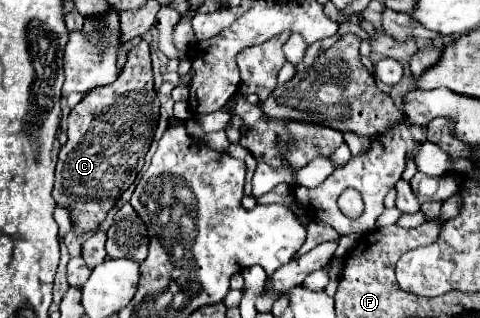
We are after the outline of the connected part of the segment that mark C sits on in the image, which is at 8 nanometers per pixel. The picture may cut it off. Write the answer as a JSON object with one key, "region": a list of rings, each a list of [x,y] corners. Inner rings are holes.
{"region":[[[141,40],[137,46],[133,46],[127,52],[127,64],[119,74],[119,78],[107,86],[101,86],[99,90],[91,90],[89,94],[85,94],[85,98],[69,114],[69,140],[59,150],[53,198],[57,206],[69,210],[75,236],[97,230],[107,218],[107,212],[121,198],[121,194],[135,182],[137,172],[143,168],[143,158],[153,140],[157,118],[159,118],[159,100],[157,92],[153,90],[149,44]]]}

